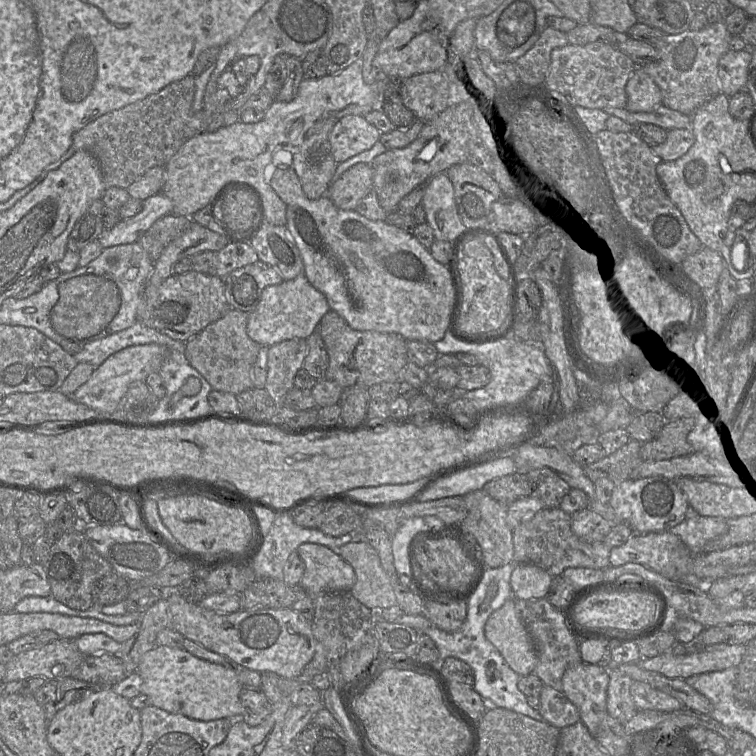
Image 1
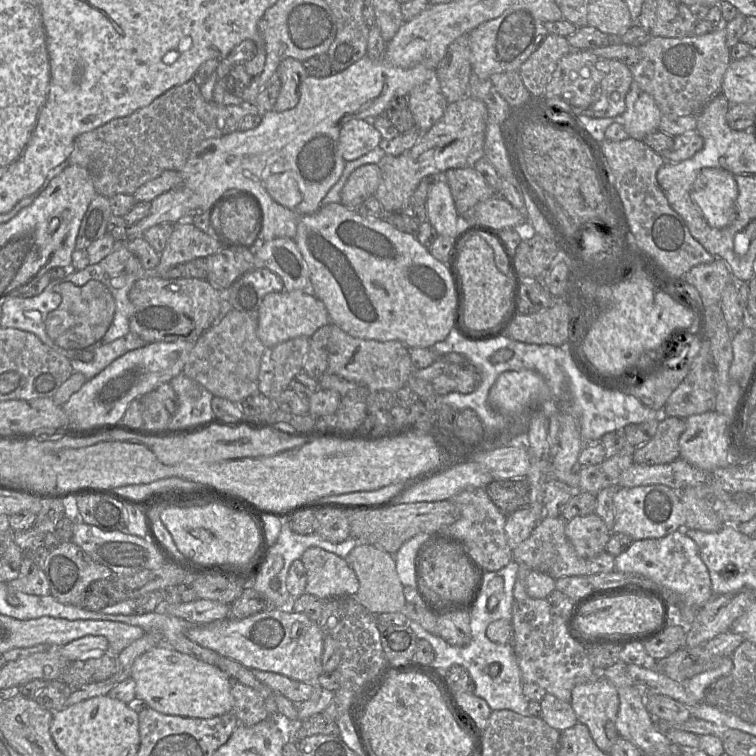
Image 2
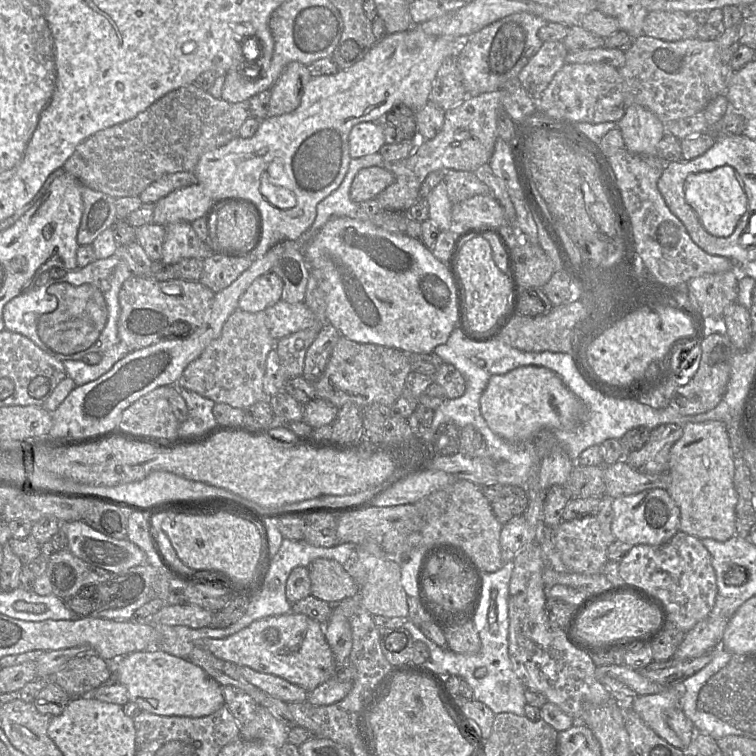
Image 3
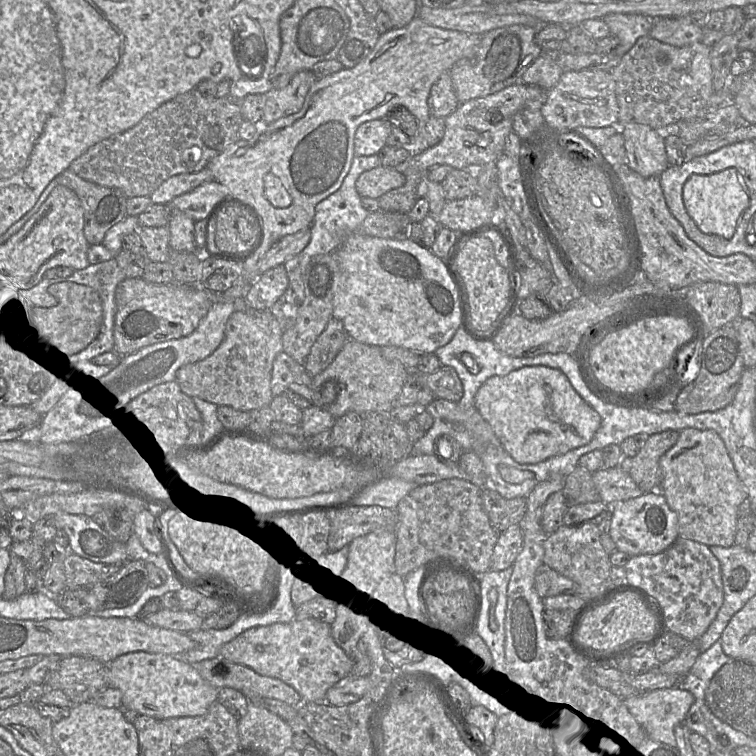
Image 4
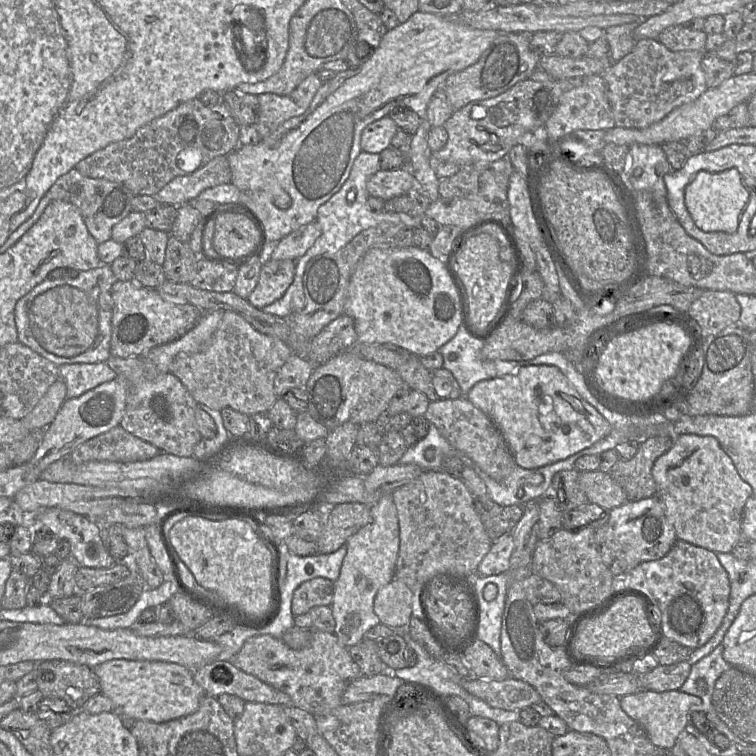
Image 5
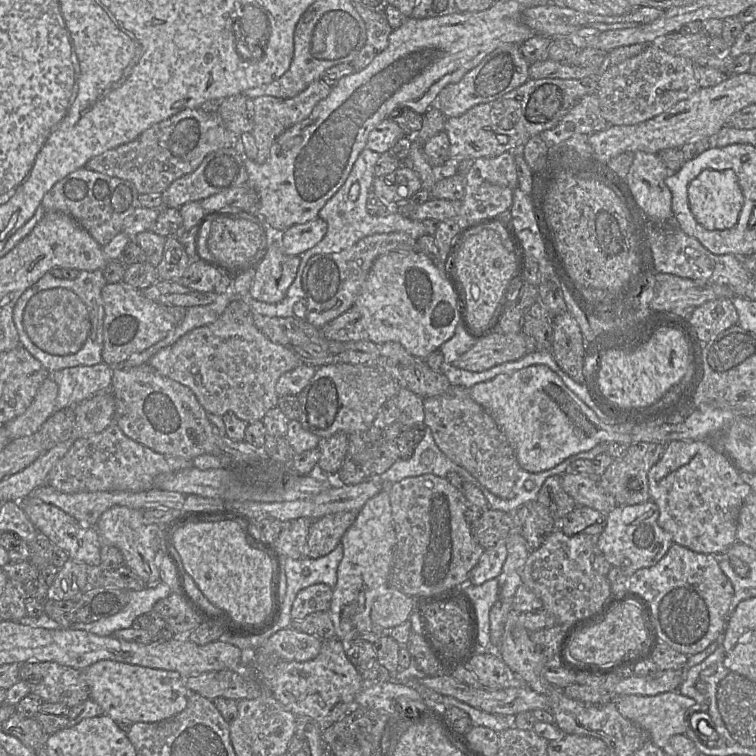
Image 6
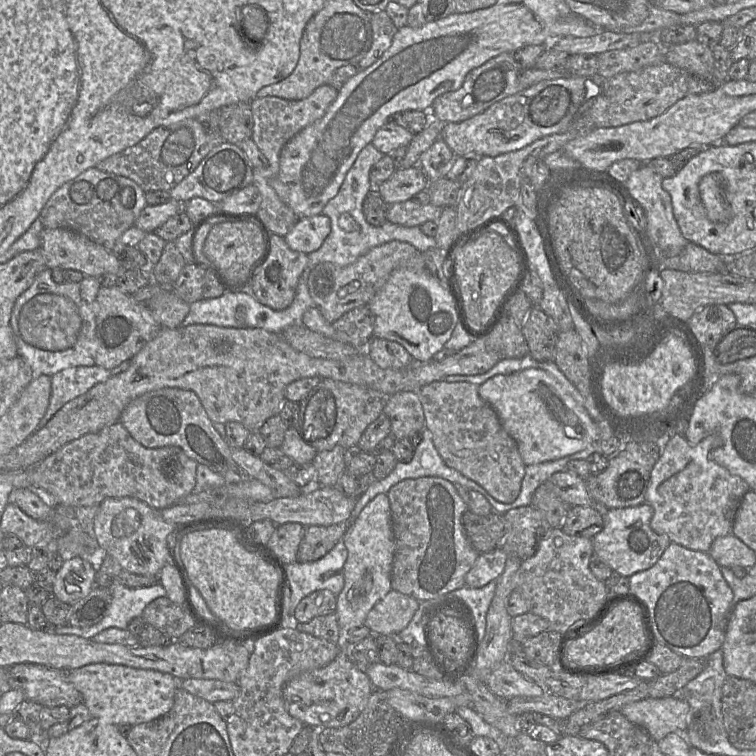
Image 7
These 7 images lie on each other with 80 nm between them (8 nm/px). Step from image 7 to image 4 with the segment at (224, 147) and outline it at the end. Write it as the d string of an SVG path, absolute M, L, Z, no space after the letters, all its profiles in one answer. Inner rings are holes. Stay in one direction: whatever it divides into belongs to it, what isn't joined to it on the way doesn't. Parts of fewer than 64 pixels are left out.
M206 166L196 173L178 174L168 178L150 195L150 198L155 204L169 205L177 196L213 180L212 171Z

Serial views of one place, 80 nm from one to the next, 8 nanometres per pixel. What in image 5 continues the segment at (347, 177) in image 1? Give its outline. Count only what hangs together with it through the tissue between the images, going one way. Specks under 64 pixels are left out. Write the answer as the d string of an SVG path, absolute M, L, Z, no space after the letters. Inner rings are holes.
M409 168L378 170L369 177L366 188L370 196L386 201L417 188L417 180Z

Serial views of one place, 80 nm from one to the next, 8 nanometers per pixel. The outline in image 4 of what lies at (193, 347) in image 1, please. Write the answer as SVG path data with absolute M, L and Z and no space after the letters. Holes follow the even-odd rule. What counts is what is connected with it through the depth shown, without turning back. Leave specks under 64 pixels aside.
M271 310L234 311L226 323L225 337L219 347L207 358L178 369L175 380L186 395L198 397L217 406L230 406L245 412L269 406L274 398L271 391L273 362L283 352L282 336L282 324Z

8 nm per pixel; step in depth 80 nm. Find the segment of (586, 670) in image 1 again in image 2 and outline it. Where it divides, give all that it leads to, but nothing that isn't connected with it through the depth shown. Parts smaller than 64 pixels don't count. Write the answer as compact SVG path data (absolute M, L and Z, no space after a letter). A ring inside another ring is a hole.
M602 676L576 685L570 704L577 721L586 725L597 747L609 754L619 737L616 718L619 710L617 688Z

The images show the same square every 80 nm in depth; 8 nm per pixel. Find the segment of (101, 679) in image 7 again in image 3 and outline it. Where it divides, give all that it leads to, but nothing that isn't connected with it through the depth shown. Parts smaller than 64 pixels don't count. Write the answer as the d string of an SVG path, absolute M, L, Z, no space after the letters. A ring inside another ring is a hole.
M161 649L133 652L114 666L113 680L124 685L130 702L158 716L206 717L225 705L222 686L201 667Z

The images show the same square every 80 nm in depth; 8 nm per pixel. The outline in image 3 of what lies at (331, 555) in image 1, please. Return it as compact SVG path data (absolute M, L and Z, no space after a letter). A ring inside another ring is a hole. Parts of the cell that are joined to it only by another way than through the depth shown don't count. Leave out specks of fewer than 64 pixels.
M318 558L309 568L311 595L331 605L357 595L359 587L344 565L330 559Z

